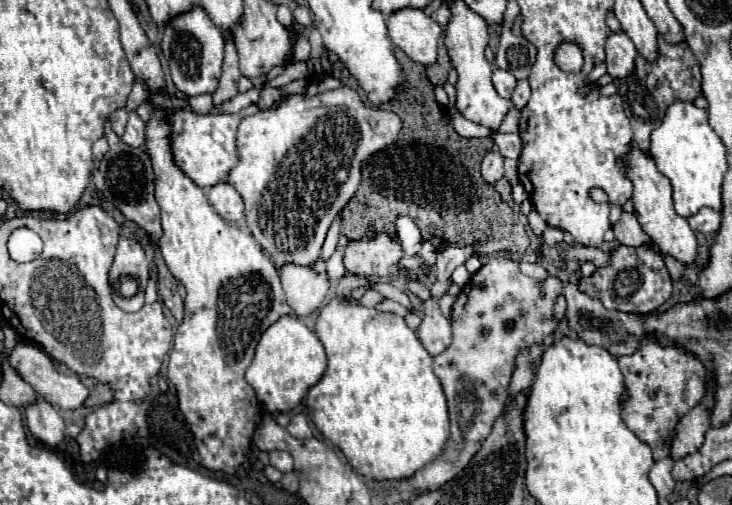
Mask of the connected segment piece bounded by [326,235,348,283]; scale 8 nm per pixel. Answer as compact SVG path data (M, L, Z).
M342 235L340 241L338 241L338 247L334 251L334 255L326 261L326 275L328 275L328 281L334 283L338 279L344 277L346 269L344 269L344 263L342 263L342 255L344 255L344 245L348 245L348 239Z

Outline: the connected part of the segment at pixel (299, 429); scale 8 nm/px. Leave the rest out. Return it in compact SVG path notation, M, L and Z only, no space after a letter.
M302 413L292 415L286 431L288 431L292 437L296 437L296 439L308 439L308 437L312 437L310 423L308 423L308 419L306 419Z

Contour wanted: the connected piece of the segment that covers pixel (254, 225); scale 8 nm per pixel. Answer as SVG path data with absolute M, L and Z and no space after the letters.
M332 91L312 99L306 99L302 95L290 95L290 99L278 101L276 105L278 109L258 111L256 115L244 117L240 121L240 163L230 171L228 183L242 195L246 225L260 249L272 257L276 269L288 263L314 267L332 219L358 189L360 169L364 167L364 161L368 161L372 153L390 145L398 137L402 123L398 119L398 129L390 131L388 125L380 127L372 125L364 117L352 117L346 105L336 103Z

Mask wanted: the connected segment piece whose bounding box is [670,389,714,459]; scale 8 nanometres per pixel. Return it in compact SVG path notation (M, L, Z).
M712 389L706 391L704 399L700 405L690 409L676 425L676 435L672 441L672 457L680 459L684 455L696 453L704 441L704 433L710 429L710 413L708 409L712 407Z

